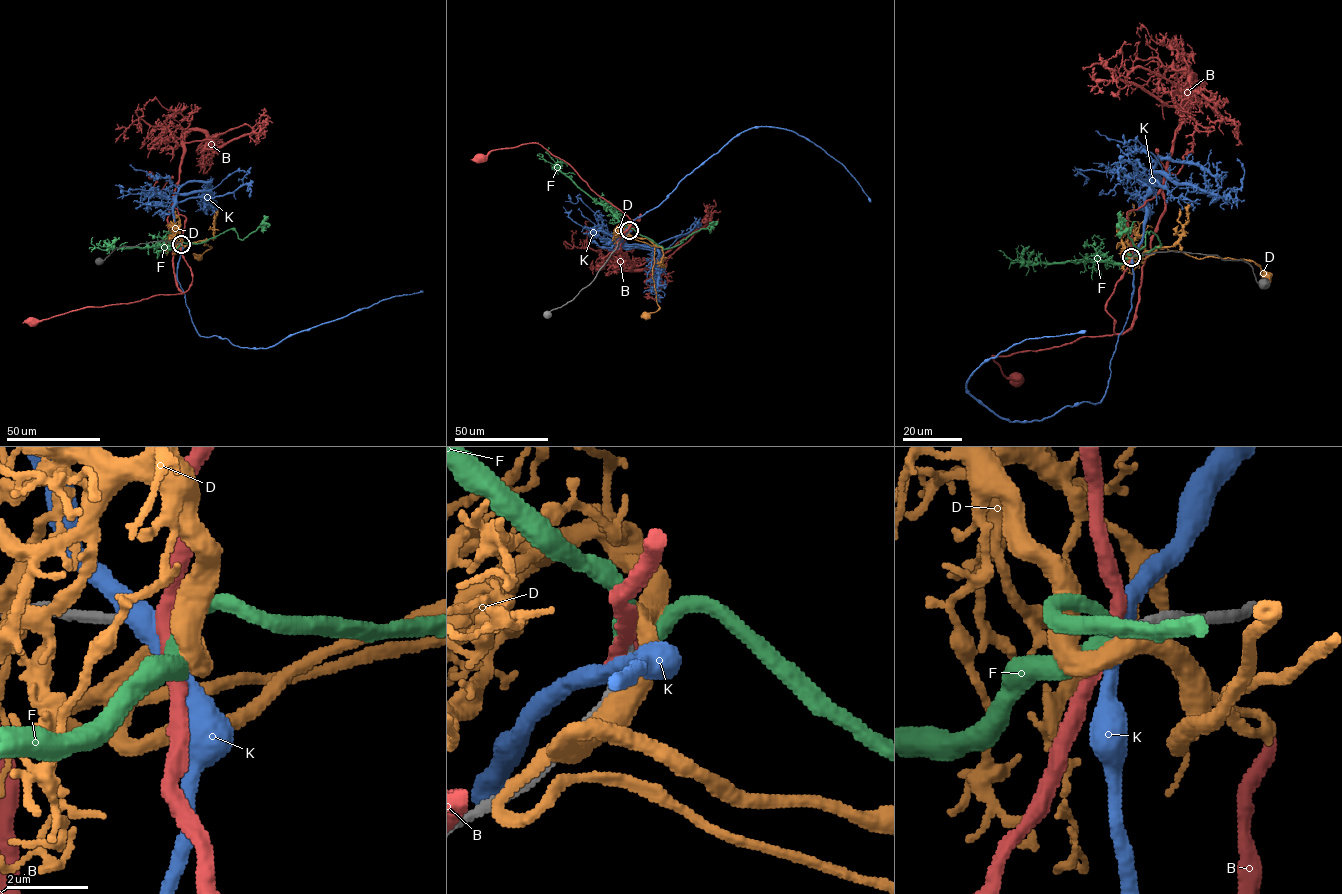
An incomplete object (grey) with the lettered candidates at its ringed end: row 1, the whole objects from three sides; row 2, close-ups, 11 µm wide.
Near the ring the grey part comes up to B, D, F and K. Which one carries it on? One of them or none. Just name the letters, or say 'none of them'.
F

